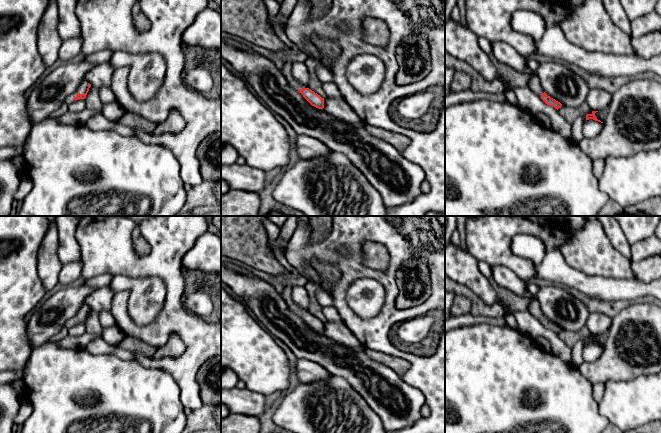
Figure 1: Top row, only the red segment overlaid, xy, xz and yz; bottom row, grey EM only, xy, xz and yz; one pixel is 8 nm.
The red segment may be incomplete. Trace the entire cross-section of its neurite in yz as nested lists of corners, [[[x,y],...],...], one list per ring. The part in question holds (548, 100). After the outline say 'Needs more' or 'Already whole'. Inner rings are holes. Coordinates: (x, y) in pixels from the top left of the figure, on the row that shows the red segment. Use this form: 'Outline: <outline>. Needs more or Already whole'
Outline: [[[537,75],[529,76],[528,88],[530,88],[535,94],[537,94],[547,105],[550,105],[557,110],[562,107],[562,104],[560,102],[551,98],[544,92]]]. Needs more

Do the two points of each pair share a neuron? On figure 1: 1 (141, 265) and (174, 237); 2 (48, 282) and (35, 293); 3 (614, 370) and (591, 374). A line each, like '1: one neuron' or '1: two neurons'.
1: one neuron
2: two neurons
3: one neuron

